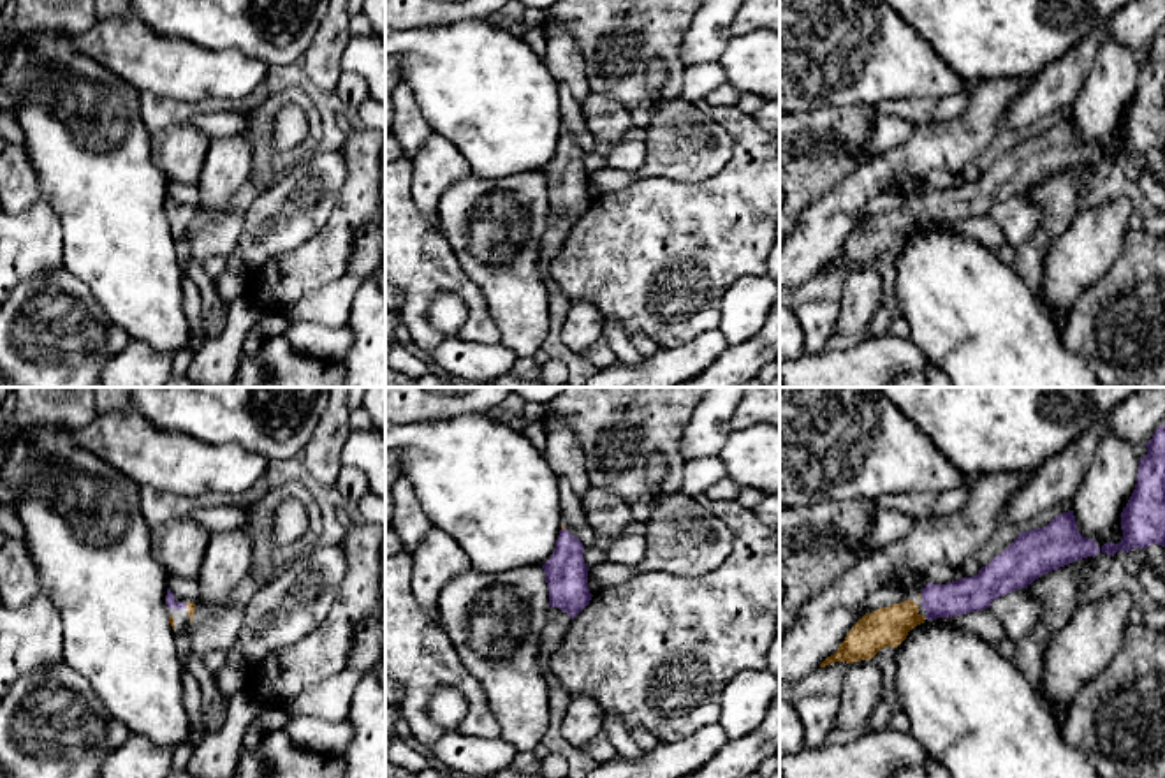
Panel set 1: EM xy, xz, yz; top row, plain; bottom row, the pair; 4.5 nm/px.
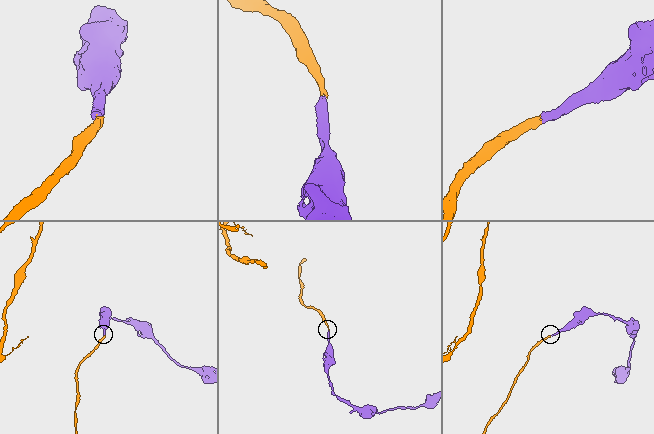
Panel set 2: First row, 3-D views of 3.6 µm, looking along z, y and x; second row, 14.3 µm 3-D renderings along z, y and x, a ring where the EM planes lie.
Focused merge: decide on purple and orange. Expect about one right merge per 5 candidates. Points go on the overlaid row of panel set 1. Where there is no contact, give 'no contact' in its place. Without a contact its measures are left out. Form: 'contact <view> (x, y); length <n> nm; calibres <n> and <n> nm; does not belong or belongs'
contact xy (185, 606); length 30 nm; calibres 50 and 50 nm; belongs

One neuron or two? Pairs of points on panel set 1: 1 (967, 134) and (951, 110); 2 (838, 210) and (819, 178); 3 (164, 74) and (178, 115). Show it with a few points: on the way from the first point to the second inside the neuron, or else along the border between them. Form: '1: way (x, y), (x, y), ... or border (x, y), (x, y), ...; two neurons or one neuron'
1: border (968, 92), (968, 102), (956, 117), (914, 127); two neurons
2: border (861, 166), (813, 201), (798, 219); two neurons
3: border (141, 90), (180, 101), (215, 99); two neurons

